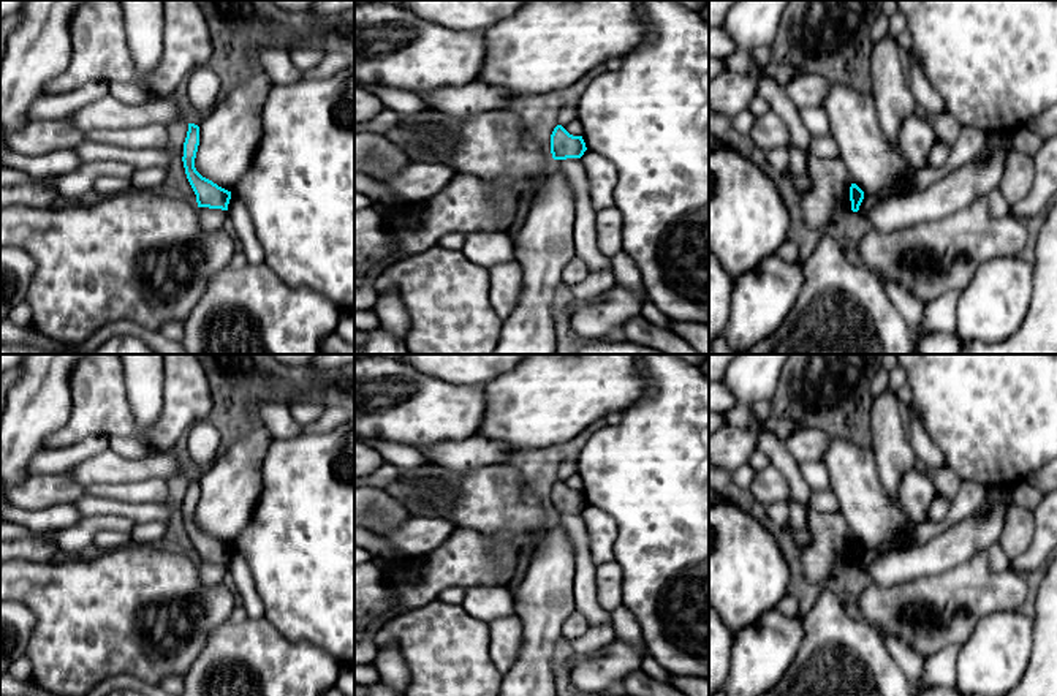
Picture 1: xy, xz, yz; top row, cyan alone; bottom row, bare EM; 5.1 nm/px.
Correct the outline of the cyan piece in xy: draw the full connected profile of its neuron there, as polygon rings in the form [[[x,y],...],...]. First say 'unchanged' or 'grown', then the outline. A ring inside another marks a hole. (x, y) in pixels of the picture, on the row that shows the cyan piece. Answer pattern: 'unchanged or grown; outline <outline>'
unchanged; outline [[[188,123],[188,131],[184,142],[182,161],[187,179],[196,195],[198,207],[228,210],[231,191],[203,177],[195,168],[198,146],[199,146],[199,127],[195,123]]]

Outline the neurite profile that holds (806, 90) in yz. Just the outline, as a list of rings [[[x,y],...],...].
[[[801,73],[785,87],[788,98],[799,108],[821,108],[831,82],[813,73]]]

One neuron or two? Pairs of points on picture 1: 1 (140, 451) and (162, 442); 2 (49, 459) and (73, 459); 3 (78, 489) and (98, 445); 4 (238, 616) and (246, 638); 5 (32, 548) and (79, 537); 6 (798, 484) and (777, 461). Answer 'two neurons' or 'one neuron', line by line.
1: two neurons
2: one neuron
3: two neurons
4: two neurons
5: two neurons
6: one neuron

